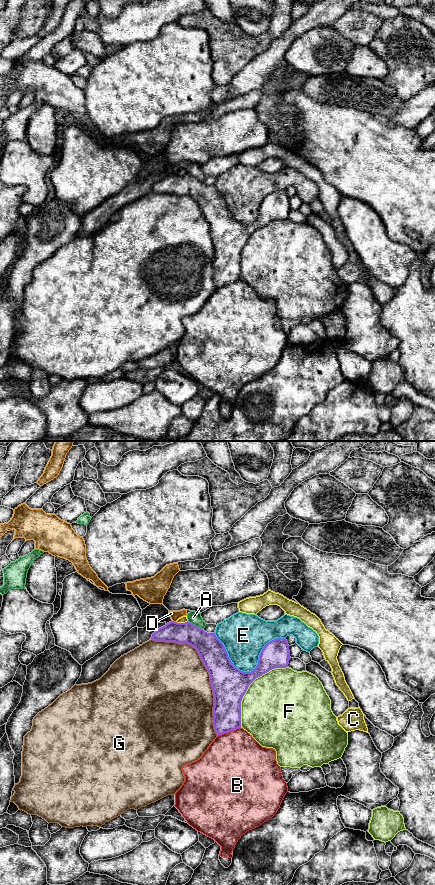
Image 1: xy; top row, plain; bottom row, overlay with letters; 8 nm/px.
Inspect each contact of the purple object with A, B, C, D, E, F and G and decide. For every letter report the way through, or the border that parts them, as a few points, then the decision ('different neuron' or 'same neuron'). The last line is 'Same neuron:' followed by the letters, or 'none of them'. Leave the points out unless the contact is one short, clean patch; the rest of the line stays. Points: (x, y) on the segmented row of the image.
A: different neuron
B: different neuron
C: different neuron
D: along xy (172, 620), (175, 622) | different neuron
E: different neuron
F: different neuron
G: different neuron
Same neuron: none of them

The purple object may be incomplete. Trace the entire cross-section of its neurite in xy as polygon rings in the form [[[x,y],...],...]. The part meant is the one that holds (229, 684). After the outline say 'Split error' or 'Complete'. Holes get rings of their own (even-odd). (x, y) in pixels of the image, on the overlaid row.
[[[171,621],[156,630],[151,637],[154,641],[189,644],[194,647],[210,675],[210,684],[214,695],[213,725],[217,736],[241,728],[241,701],[249,685],[258,677],[275,668],[288,667],[290,657],[286,638],[277,638],[268,642],[262,649],[256,668],[251,672],[243,672],[236,668],[228,657],[223,643],[215,633],[207,633],[190,623]]]. Complete

